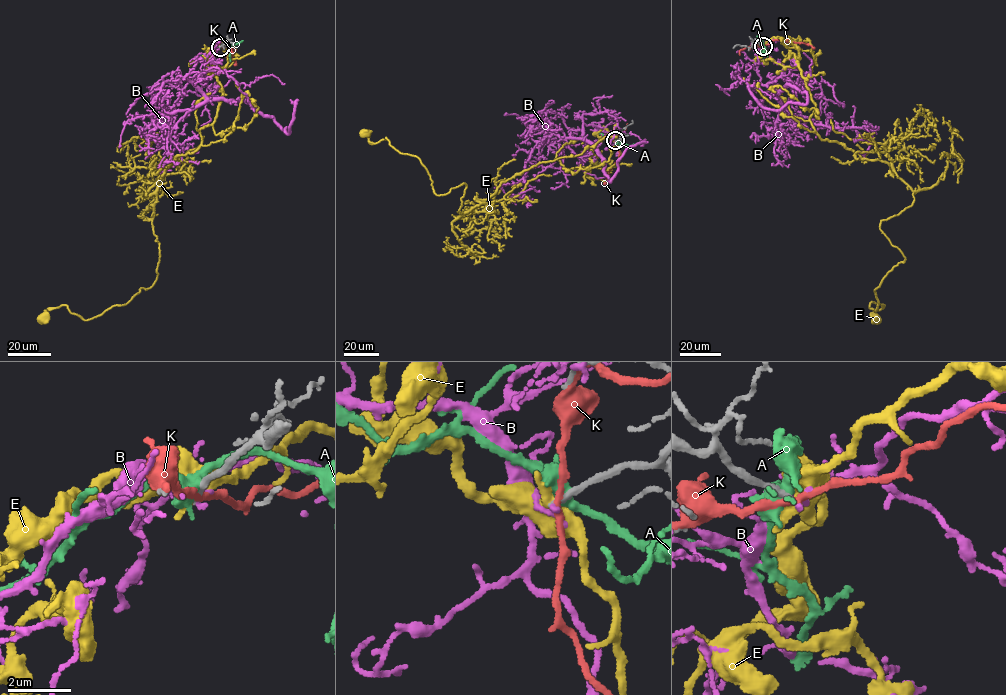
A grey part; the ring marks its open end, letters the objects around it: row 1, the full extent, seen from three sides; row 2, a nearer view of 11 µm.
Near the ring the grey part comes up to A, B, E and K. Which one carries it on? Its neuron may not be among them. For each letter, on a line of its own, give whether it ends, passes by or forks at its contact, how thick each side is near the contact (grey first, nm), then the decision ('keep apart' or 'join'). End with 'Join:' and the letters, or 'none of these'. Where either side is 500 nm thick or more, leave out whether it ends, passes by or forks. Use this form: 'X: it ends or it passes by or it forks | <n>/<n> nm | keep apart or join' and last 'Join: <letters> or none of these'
A: it forks | 220/380 nm | keep apart
B: it ends | 200/170 nm | keep apart
E: it ends | 200/480 nm | keep apart
K: it passes by | 200/220 nm | keep apart
Join: none of these

